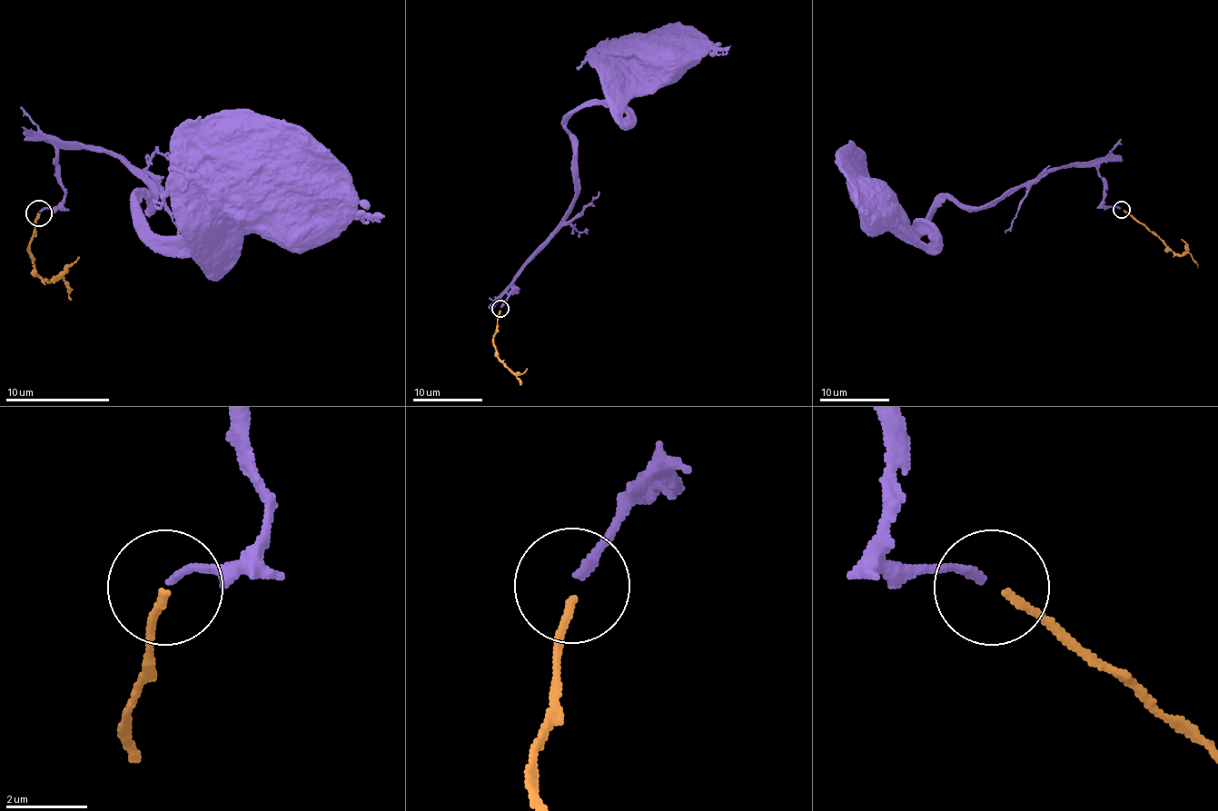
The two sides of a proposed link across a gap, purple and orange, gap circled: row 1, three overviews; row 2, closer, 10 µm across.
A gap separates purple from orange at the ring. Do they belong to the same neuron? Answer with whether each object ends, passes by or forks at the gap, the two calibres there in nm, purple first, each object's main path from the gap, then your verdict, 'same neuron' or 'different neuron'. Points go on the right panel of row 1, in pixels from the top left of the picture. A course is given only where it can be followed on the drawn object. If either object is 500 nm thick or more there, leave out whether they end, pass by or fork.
purple ends | orange ends | 190/180 nm | purple via (1119, 209), (1107, 207), (1093, 165), (1054, 167), (978, 207), (945, 199), (916, 232), (925, 243), (876, 199) | orange via (1123, 211), (1130, 212), (1176, 254), (1188, 252), (1197, 268) | same neuron

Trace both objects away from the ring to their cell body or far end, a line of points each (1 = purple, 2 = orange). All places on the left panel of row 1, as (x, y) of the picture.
1: (39, 212), (63, 199), (60, 147), (107, 150), (151, 189), (138, 217), (229, 251), (221, 264), (268, 196)
2: (39, 214), (29, 253), (44, 280), (63, 277), (71, 301)

